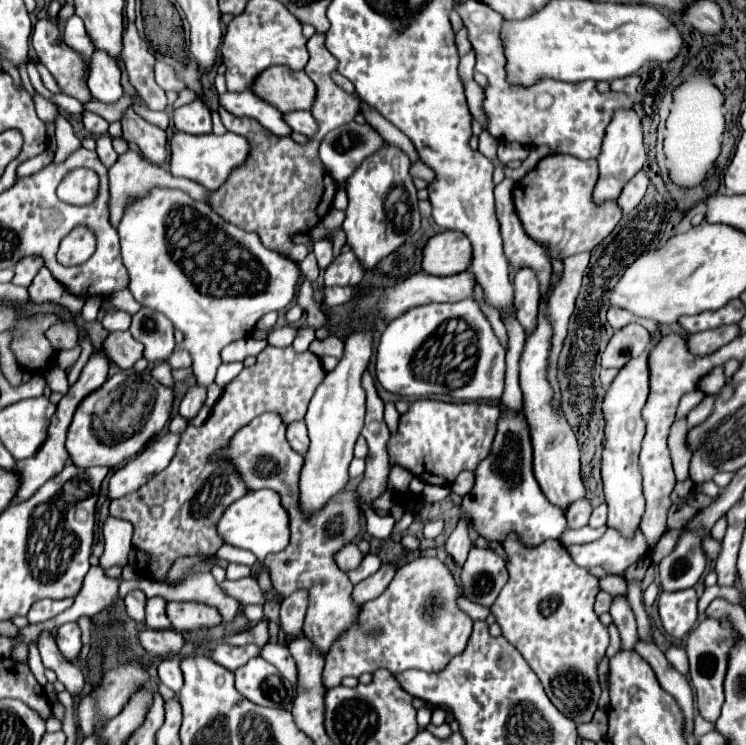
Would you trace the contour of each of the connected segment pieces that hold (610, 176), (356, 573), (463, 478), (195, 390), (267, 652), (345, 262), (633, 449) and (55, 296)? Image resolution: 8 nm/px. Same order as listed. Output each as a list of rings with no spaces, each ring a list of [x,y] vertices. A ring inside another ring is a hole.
[[[618,110],[616,116],[612,118],[612,124],[606,130],[602,152],[598,156],[600,178],[598,178],[598,184],[596,184],[594,194],[592,194],[594,204],[600,206],[604,202],[618,200],[620,192],[624,190],[624,184],[628,184],[628,180],[632,180],[632,176],[636,176],[636,172],[640,172],[644,162],[646,162],[646,150],[642,144],[640,118],[634,110]]]
[[[368,553],[365,555],[364,560],[362,560],[360,566],[358,566],[357,569],[347,571],[347,574],[350,578],[350,581],[355,585],[377,572],[380,566],[380,558],[376,554]]]
[[[462,472],[452,484],[452,492],[458,494],[458,496],[466,496],[468,492],[472,492],[472,482],[474,482],[474,474],[472,472]]]
[[[192,386],[192,388],[186,392],[186,396],[184,396],[182,404],[180,404],[180,416],[184,416],[184,420],[196,418],[196,414],[198,414],[200,408],[204,406],[204,400],[206,400],[204,388]]]
[[[268,642],[266,646],[260,648],[260,656],[264,660],[268,660],[270,664],[274,664],[296,686],[296,664],[294,664],[294,660],[292,660],[292,656],[290,656],[290,652],[288,652],[286,646]]]
[[[350,250],[332,260],[332,264],[324,272],[324,284],[326,286],[356,286],[364,278],[364,274],[366,274],[364,266],[360,264],[360,260],[356,260],[354,252]]]
[[[648,352],[630,360],[614,378],[606,398],[602,402],[602,412],[606,420],[604,430],[604,450],[602,450],[602,482],[608,504],[608,526],[620,530],[624,536],[632,536],[640,518],[644,514],[644,494],[642,494],[642,474],[638,466],[640,444],[644,440],[644,420],[640,410],[648,398]]]
[[[44,266],[36,274],[34,282],[28,288],[32,302],[36,304],[58,304],[62,308],[82,308],[82,300],[68,294],[60,282],[56,282],[50,274],[50,270]]]

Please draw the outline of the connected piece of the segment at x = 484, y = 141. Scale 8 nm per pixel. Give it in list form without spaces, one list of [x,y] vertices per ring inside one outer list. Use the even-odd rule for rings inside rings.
[[[482,132],[479,136],[479,151],[484,154],[494,165],[494,167],[502,165],[497,158],[498,142],[488,134],[488,132]]]

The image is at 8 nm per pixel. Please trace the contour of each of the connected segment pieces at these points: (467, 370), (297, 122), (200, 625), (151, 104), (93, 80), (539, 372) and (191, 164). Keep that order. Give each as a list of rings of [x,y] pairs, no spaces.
[[[460,300],[454,304],[426,304],[416,306],[394,318],[384,330],[378,354],[376,354],[376,378],[394,394],[408,398],[424,398],[430,394],[448,394],[456,400],[490,400],[500,398],[504,390],[504,354],[500,340],[496,338],[486,314],[476,300]]]
[[[306,110],[284,114],[284,120],[286,120],[286,124],[288,124],[294,132],[300,132],[300,134],[304,134],[304,136],[308,136],[308,138],[312,138],[312,136],[316,134],[318,124],[316,124],[314,116],[312,116],[310,112],[306,112]]]
[[[168,602],[166,604],[166,616],[176,630],[196,632],[206,630],[222,622],[222,616],[216,608],[210,608],[206,604],[196,602]]]
[[[126,22],[124,68],[128,72],[128,78],[148,108],[164,110],[166,96],[164,96],[164,90],[154,82],[154,72],[152,72],[154,60],[156,60],[156,56],[150,52],[148,42],[140,38],[136,24]]]
[[[96,50],[92,56],[92,70],[88,80],[88,88],[92,96],[102,102],[118,102],[124,96],[120,74],[122,72],[118,64],[106,52]]]
[[[552,272],[550,288],[540,302],[536,328],[526,334],[524,350],[520,354],[520,390],[524,394],[524,416],[530,428],[532,448],[534,448],[534,476],[546,494],[546,498],[566,510],[566,506],[572,500],[578,500],[584,496],[584,484],[580,478],[580,448],[576,444],[576,434],[572,432],[564,412],[554,406],[554,390],[548,380],[548,368],[550,368],[550,348],[552,348],[552,322],[548,316],[548,302],[550,296],[560,282],[562,272]]]
[[[176,132],[170,138],[170,172],[172,176],[188,178],[194,182],[200,182],[208,190],[216,190],[228,180],[228,174],[232,174],[244,160],[248,160],[250,144],[244,140],[244,136],[226,132],[222,136],[216,134],[204,134],[204,136],[192,136],[184,132]]]

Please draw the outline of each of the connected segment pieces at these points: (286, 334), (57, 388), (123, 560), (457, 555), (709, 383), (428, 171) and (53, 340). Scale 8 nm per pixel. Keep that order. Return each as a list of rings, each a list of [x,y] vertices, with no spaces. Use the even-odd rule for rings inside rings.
[[[282,326],[282,328],[274,328],[268,334],[268,344],[272,346],[290,346],[292,340],[296,336],[296,328],[294,326]]]
[[[52,366],[45,375],[46,382],[48,383],[51,391],[60,392],[65,395],[69,390],[69,383],[67,374],[64,370],[57,366]],[[54,369],[54,370],[51,370]]]
[[[108,516],[108,520],[104,522],[102,528],[104,534],[104,554],[100,556],[100,564],[102,568],[114,566],[114,564],[128,564],[128,552],[132,548],[132,524],[128,520],[120,520],[120,518],[112,518]]]
[[[462,516],[462,520],[458,522],[456,530],[448,536],[446,540],[446,552],[458,562],[464,564],[470,548],[472,548],[472,540],[470,540],[470,526],[468,526],[468,516]]]
[[[723,367],[714,368],[708,374],[704,375],[698,387],[706,394],[717,394],[725,385],[726,379],[723,372]]]
[[[421,161],[410,167],[410,174],[413,178],[423,178],[428,183],[435,178],[435,172]]]
[[[60,320],[52,328],[46,330],[46,338],[52,344],[54,352],[58,350],[68,350],[78,346],[78,322],[76,320]]]

